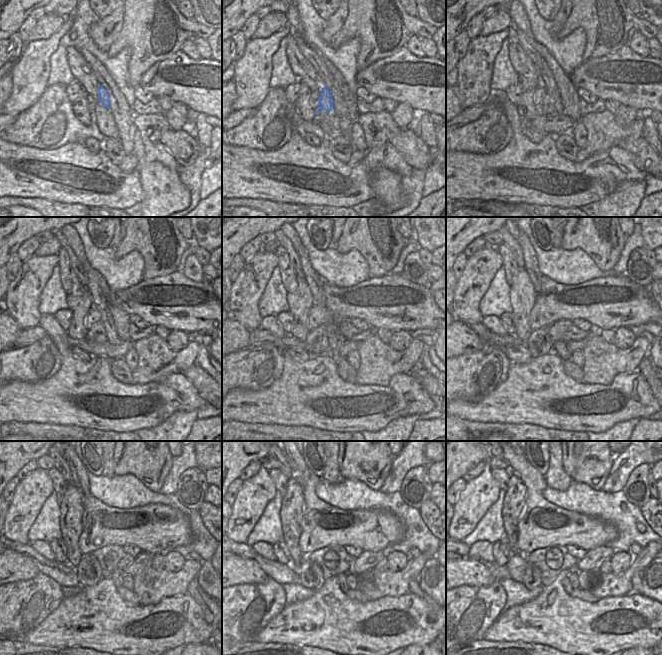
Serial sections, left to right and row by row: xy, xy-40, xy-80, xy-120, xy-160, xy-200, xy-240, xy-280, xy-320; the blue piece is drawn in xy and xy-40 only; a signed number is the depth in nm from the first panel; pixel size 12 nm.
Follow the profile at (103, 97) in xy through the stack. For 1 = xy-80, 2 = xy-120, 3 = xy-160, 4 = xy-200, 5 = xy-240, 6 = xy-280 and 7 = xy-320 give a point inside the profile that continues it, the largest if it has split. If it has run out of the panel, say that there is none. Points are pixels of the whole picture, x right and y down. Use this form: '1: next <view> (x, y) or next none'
1: next xy-80 (546, 108)
2: next xy-120 (96, 333)
3: next xy-160 (317, 340)
4: next xy-200 (539, 343)
5: next xy-240 (89, 573)
6: next xy-280 (310, 574)
7: next xy-320 (532, 578)

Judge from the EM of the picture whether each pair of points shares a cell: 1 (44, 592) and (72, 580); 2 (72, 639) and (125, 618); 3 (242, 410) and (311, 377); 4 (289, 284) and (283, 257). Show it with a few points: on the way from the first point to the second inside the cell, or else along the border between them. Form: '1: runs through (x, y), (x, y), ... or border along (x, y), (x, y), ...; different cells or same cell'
1: border along (40, 572), (53, 578), (62, 586); different cells
2: runs through (85, 632), (93, 630), (99, 624), (112, 624); same cell
3: runs through (259, 407), (279, 404), (294, 389); same cell
4: runs through (288, 277), (284, 264); same cell

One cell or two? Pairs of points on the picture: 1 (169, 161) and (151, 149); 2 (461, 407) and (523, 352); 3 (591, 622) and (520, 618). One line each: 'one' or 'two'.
1: one
2: two
3: one

